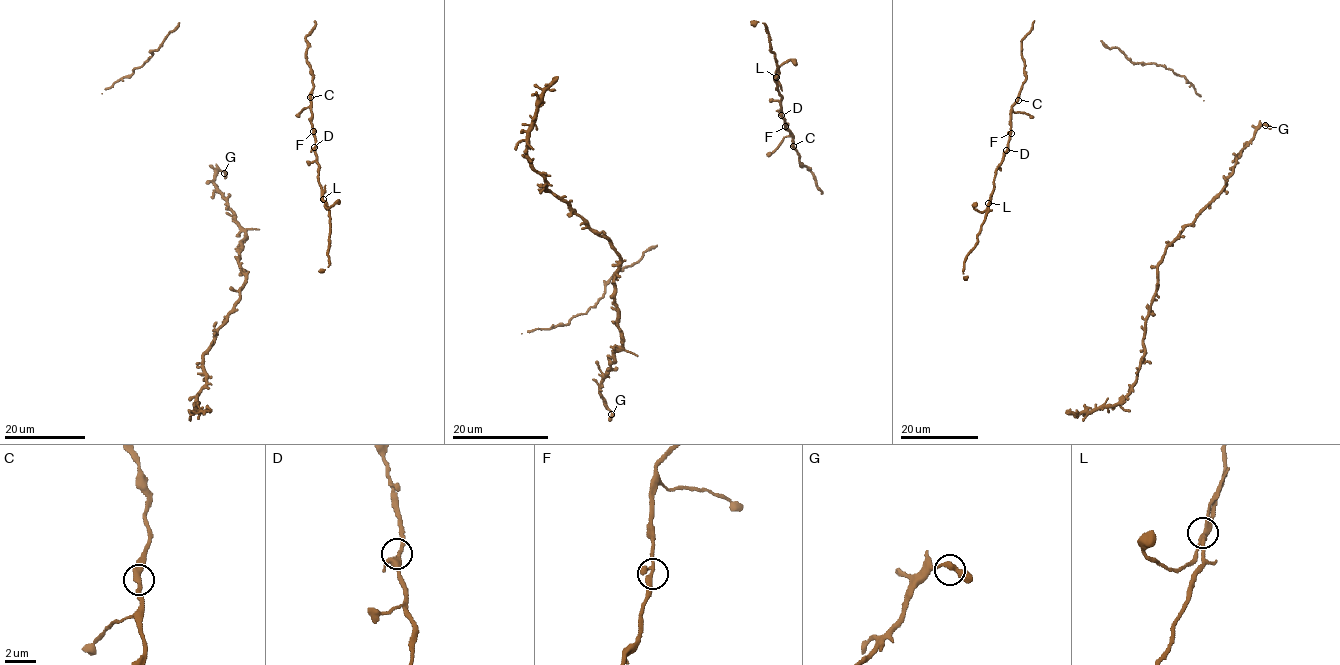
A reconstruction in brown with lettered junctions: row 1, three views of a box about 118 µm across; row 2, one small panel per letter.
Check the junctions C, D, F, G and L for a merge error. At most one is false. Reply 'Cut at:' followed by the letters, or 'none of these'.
Cut at: L

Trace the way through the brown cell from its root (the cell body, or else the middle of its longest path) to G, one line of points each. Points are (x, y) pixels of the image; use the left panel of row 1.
G: (198, 397), (206, 384), (203, 352), (238, 299), (246, 274), (238, 262), (246, 234), (213, 180), (224, 173)

